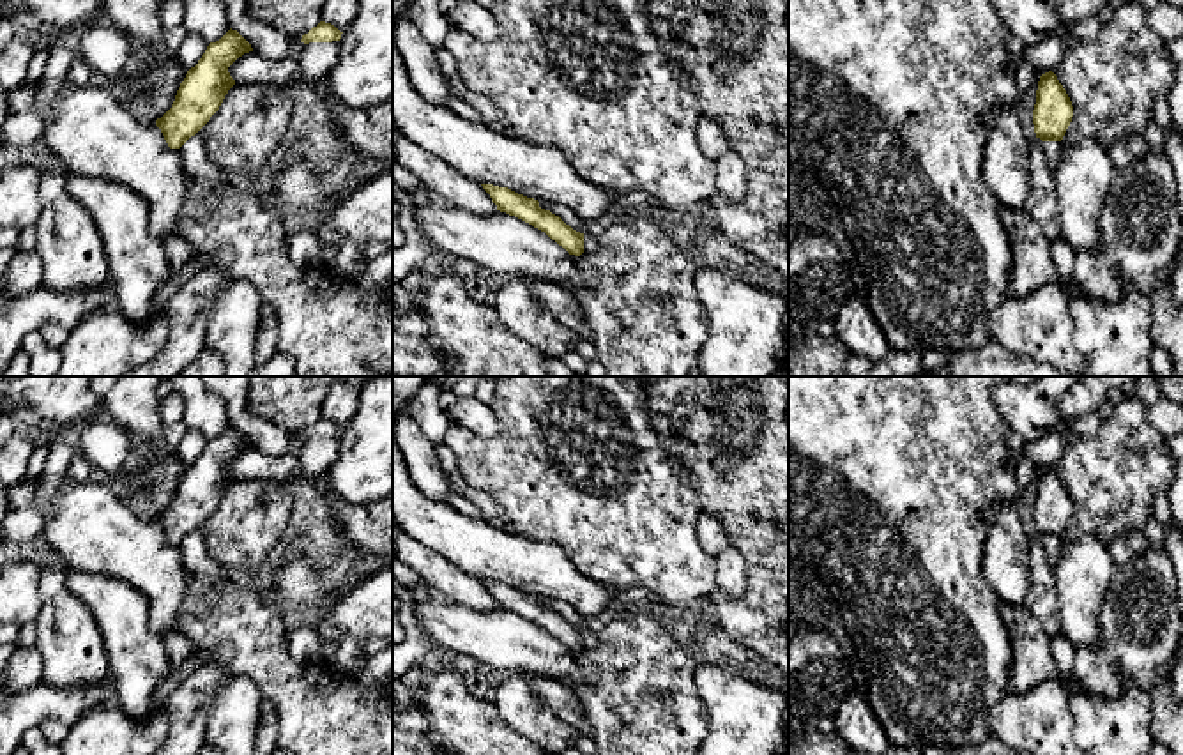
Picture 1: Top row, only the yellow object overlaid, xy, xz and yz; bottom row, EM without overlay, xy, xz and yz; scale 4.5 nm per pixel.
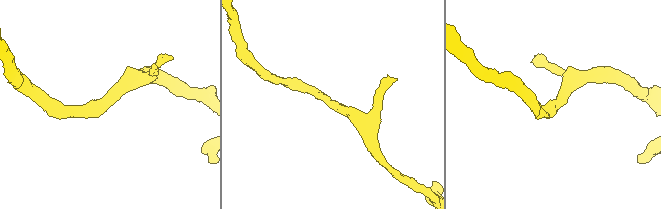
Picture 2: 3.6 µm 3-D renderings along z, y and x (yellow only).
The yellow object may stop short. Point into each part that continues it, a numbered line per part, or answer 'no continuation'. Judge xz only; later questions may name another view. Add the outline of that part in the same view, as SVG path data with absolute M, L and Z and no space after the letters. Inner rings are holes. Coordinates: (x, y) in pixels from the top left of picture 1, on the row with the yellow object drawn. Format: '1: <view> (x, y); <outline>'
no continuation

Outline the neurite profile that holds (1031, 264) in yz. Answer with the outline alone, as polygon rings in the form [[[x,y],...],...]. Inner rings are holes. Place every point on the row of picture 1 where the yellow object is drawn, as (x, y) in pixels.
[[[1001,207],[1001,223],[1011,244],[1010,295],[1024,297],[1059,281],[1050,256],[1050,240],[1022,209]]]

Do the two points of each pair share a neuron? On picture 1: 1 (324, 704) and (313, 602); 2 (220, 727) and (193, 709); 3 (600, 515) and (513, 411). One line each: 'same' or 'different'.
1: different
2: different
3: same

